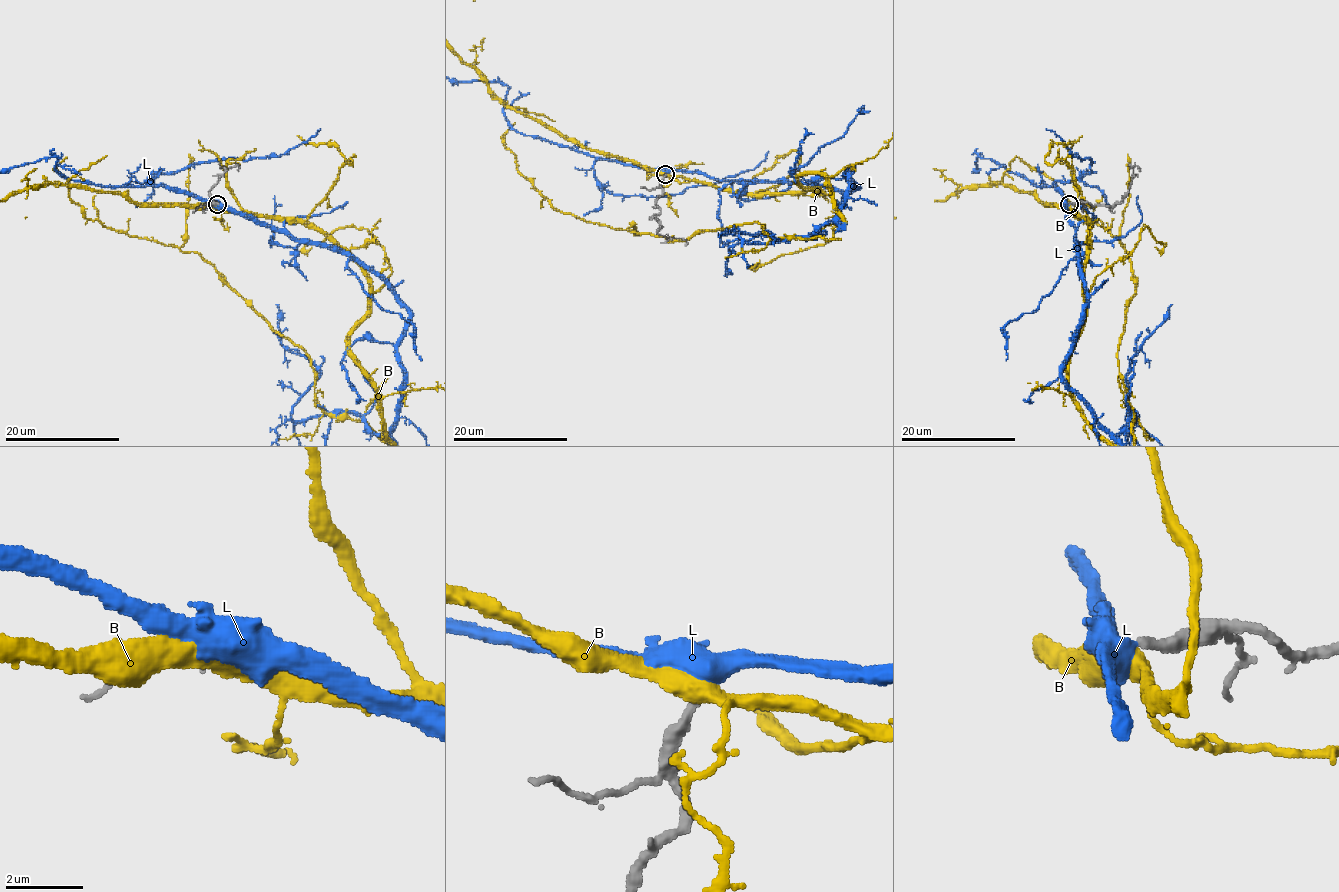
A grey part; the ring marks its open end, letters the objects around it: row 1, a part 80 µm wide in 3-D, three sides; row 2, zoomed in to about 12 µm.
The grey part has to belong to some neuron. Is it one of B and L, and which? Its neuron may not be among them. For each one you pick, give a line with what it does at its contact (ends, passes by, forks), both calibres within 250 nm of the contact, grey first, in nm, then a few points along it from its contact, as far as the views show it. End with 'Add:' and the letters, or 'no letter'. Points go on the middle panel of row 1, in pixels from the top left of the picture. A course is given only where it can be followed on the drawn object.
L: It passes by. Thickness 260 nm (grey) against 480 nm
Add: L

